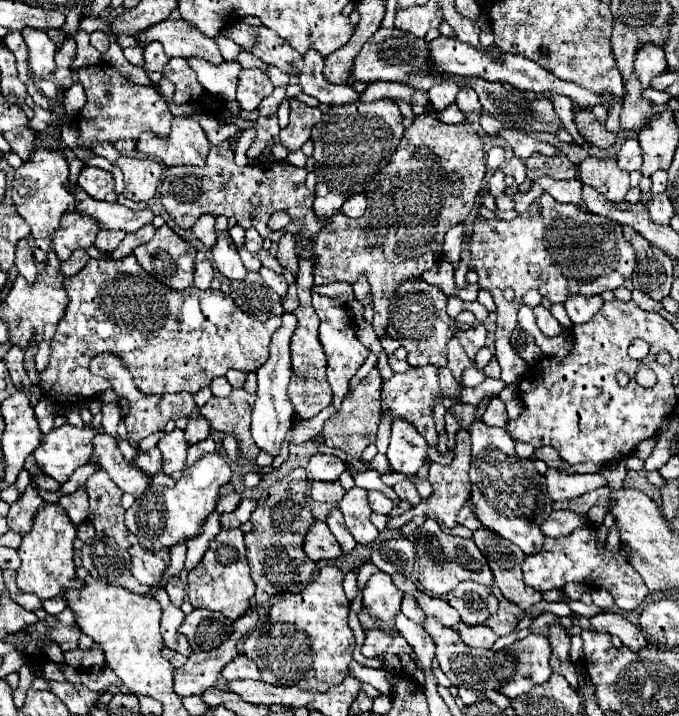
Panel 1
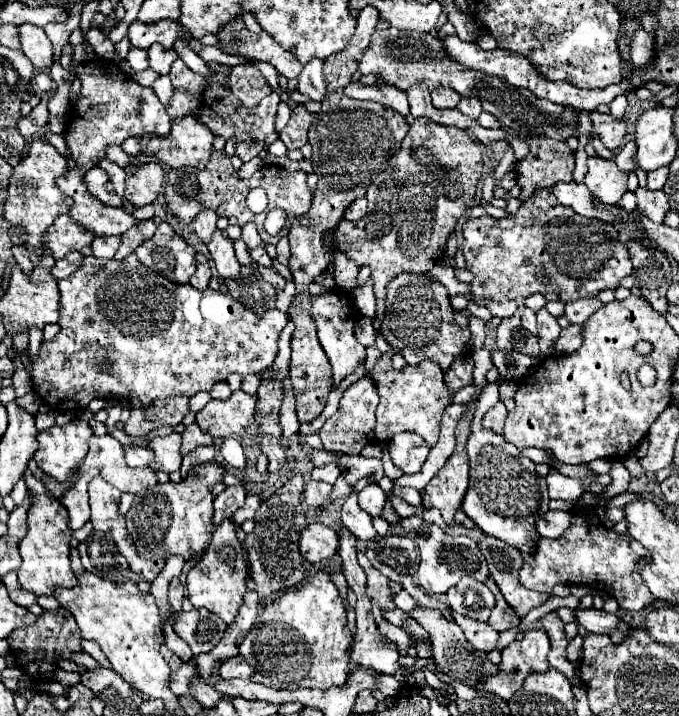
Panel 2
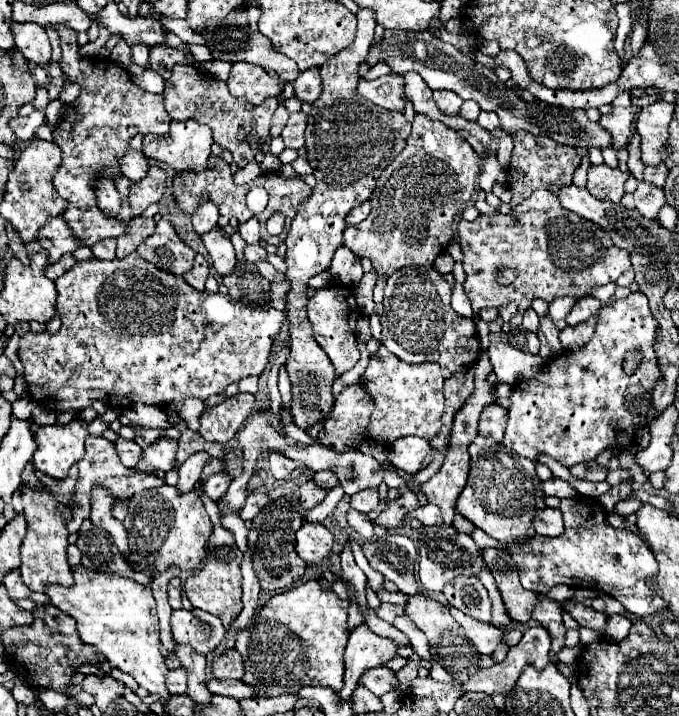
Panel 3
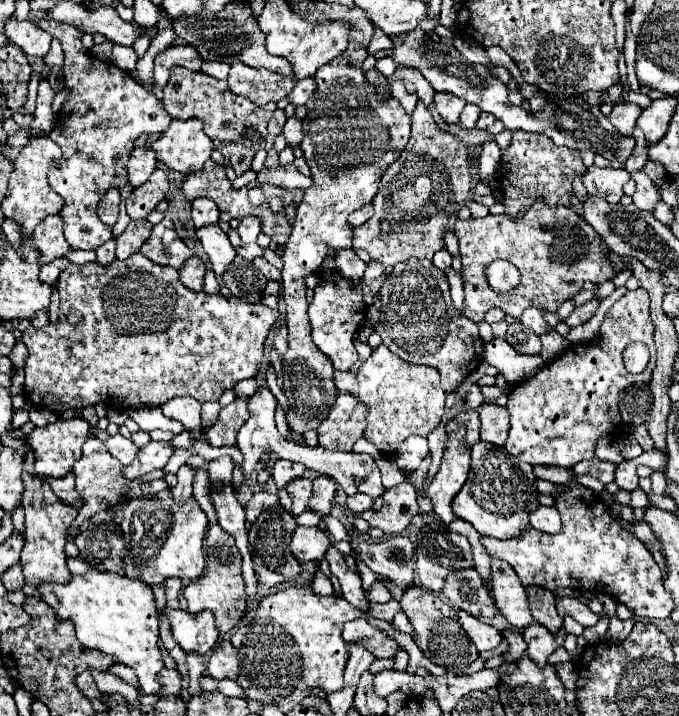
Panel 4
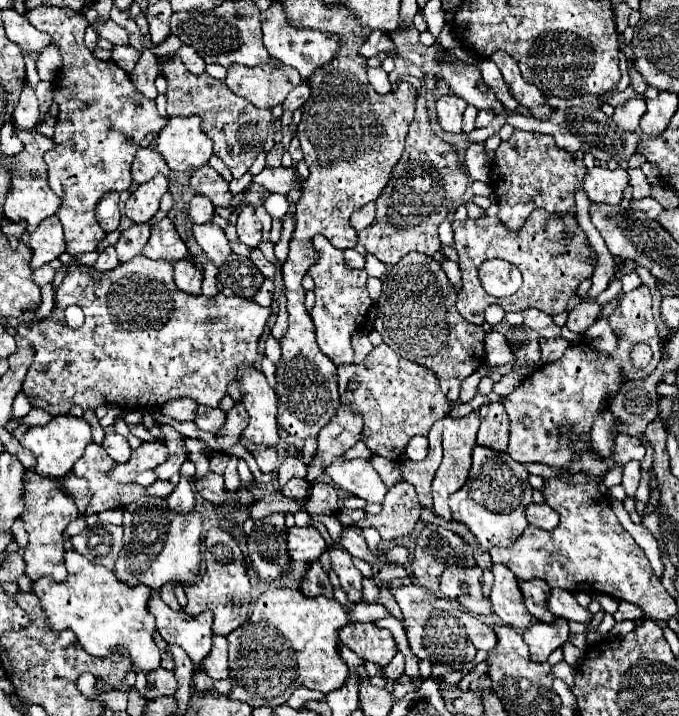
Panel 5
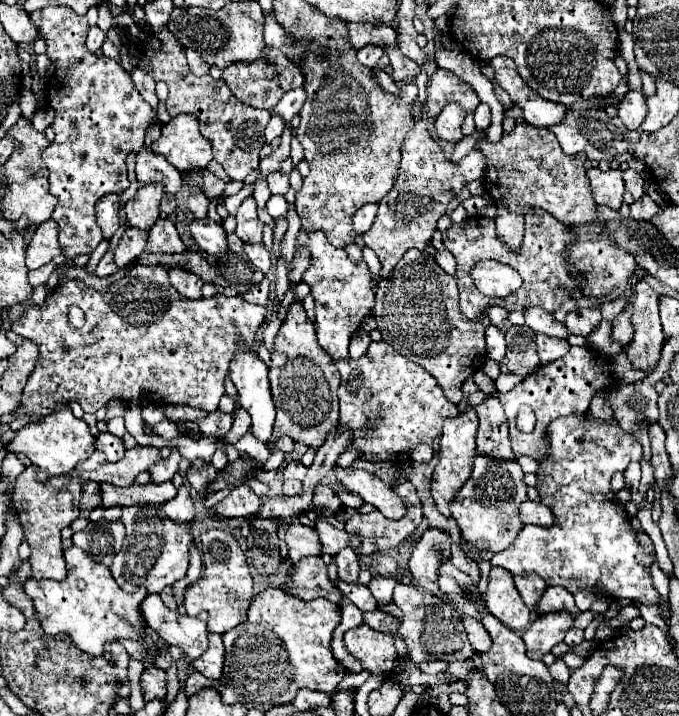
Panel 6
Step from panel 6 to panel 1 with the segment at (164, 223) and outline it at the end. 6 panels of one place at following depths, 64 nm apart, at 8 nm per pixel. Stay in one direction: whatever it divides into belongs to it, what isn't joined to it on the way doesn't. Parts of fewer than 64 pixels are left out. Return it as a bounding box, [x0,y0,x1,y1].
[134,224,196,290]

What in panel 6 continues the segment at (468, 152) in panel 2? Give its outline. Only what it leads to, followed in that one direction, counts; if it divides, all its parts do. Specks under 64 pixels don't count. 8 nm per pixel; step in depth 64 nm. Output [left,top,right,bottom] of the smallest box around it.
[362,71,466,276]

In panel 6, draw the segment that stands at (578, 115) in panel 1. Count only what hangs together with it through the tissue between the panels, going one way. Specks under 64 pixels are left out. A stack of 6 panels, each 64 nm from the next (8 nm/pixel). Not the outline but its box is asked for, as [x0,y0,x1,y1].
[618,90,648,130]

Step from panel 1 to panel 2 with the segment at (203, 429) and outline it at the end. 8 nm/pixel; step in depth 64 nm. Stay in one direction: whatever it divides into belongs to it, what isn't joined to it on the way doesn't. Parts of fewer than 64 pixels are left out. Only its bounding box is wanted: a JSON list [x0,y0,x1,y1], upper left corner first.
[182,422,214,454]

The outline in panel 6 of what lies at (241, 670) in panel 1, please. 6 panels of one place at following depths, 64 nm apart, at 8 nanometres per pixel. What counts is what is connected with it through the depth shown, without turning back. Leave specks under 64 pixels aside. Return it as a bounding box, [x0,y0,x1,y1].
[192,634,224,678]

